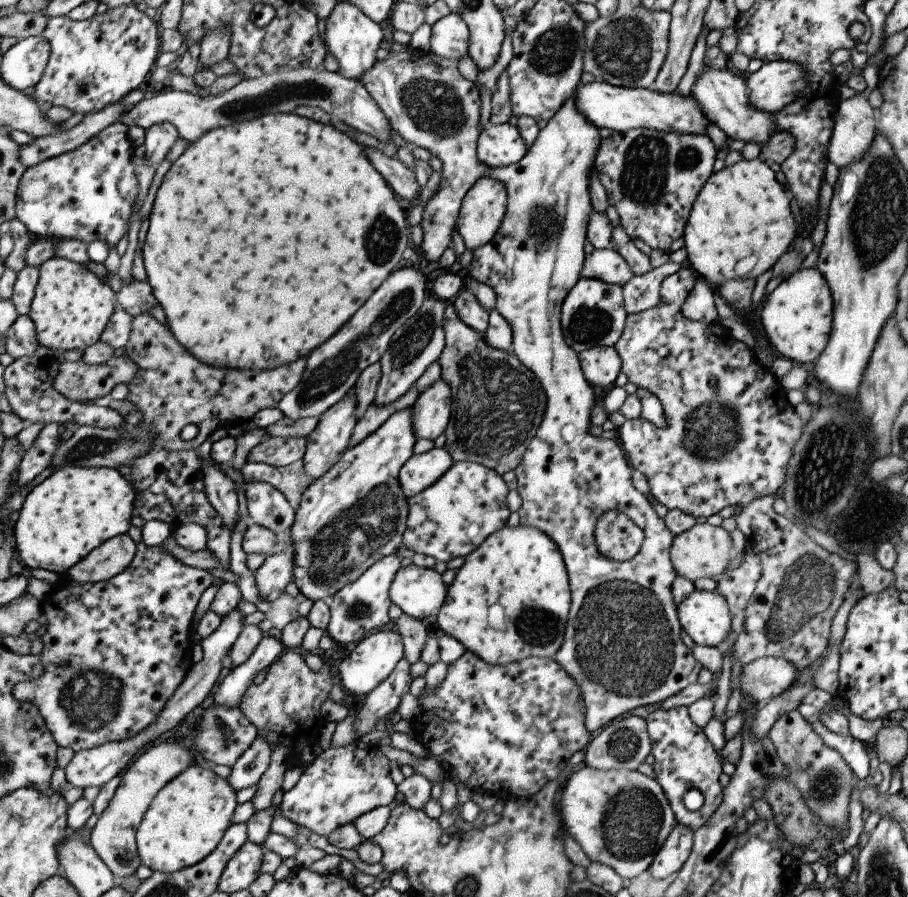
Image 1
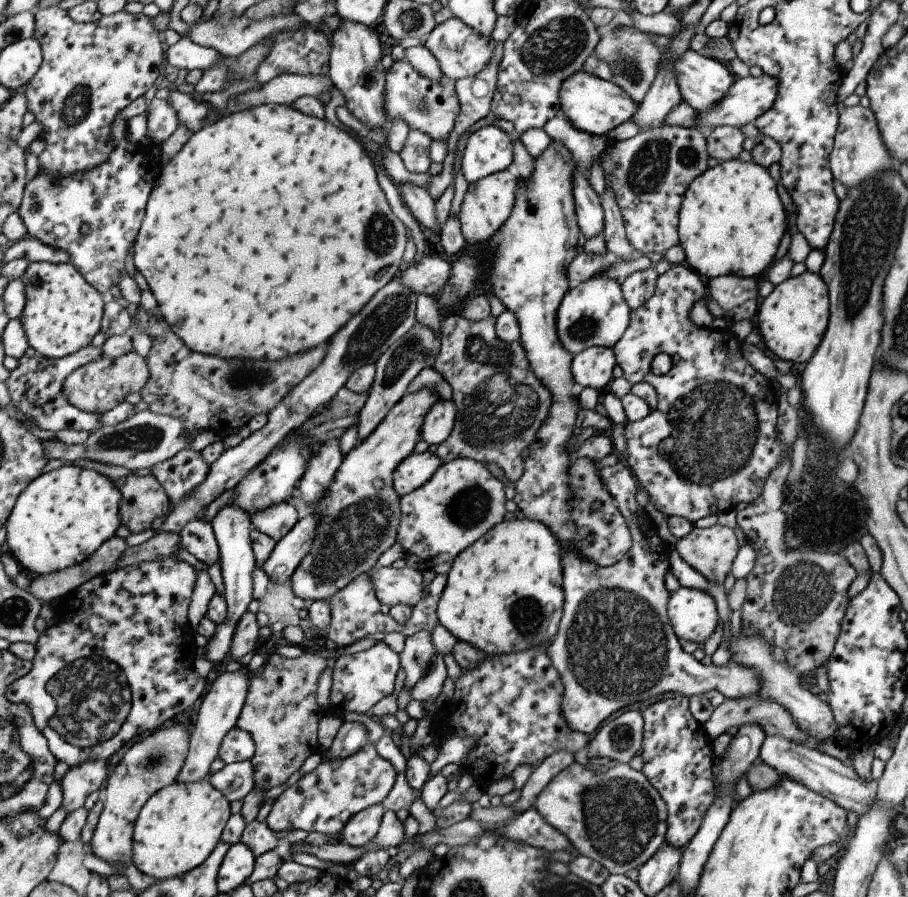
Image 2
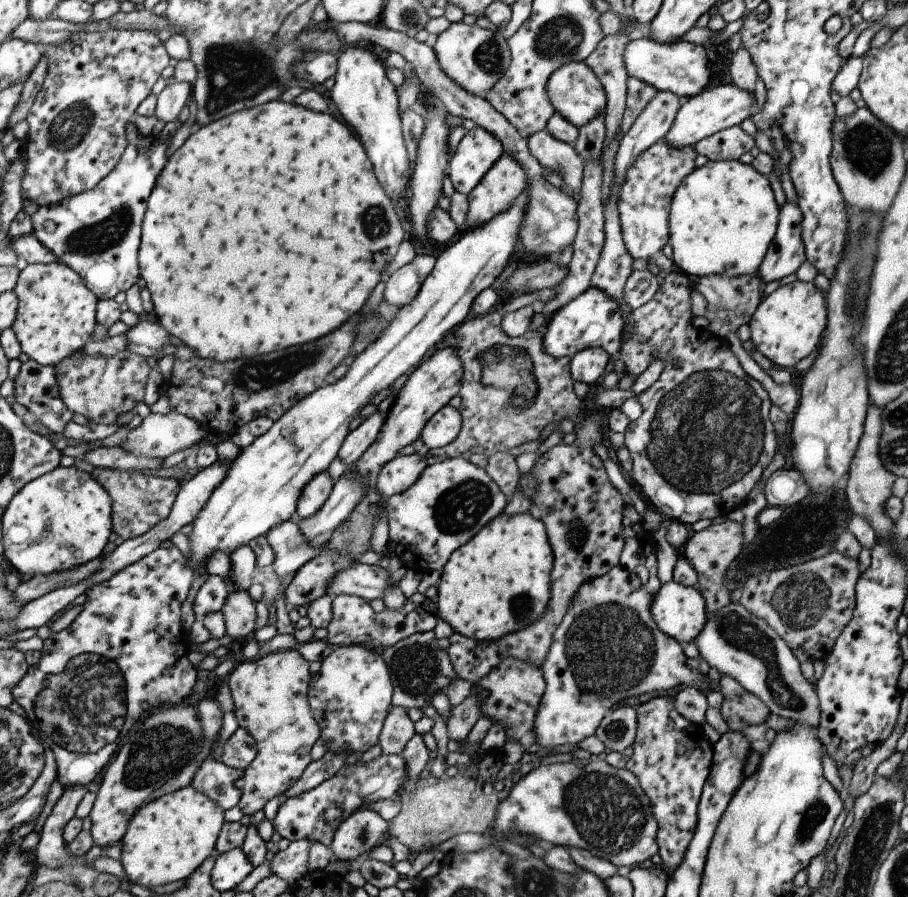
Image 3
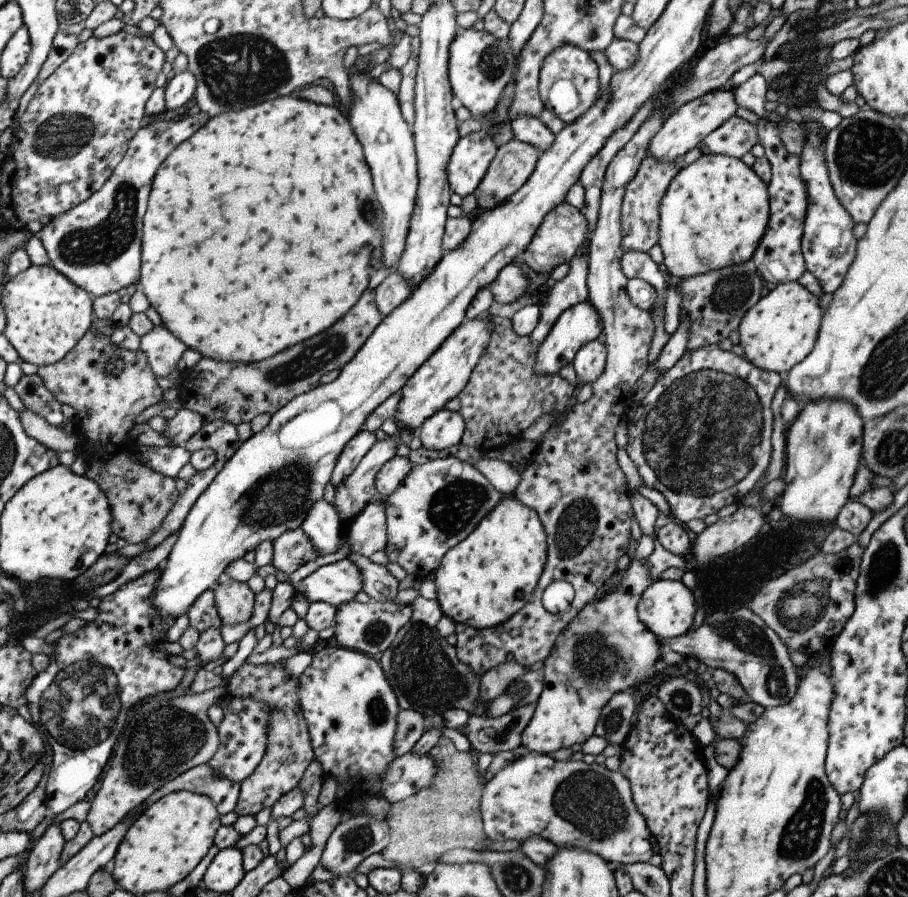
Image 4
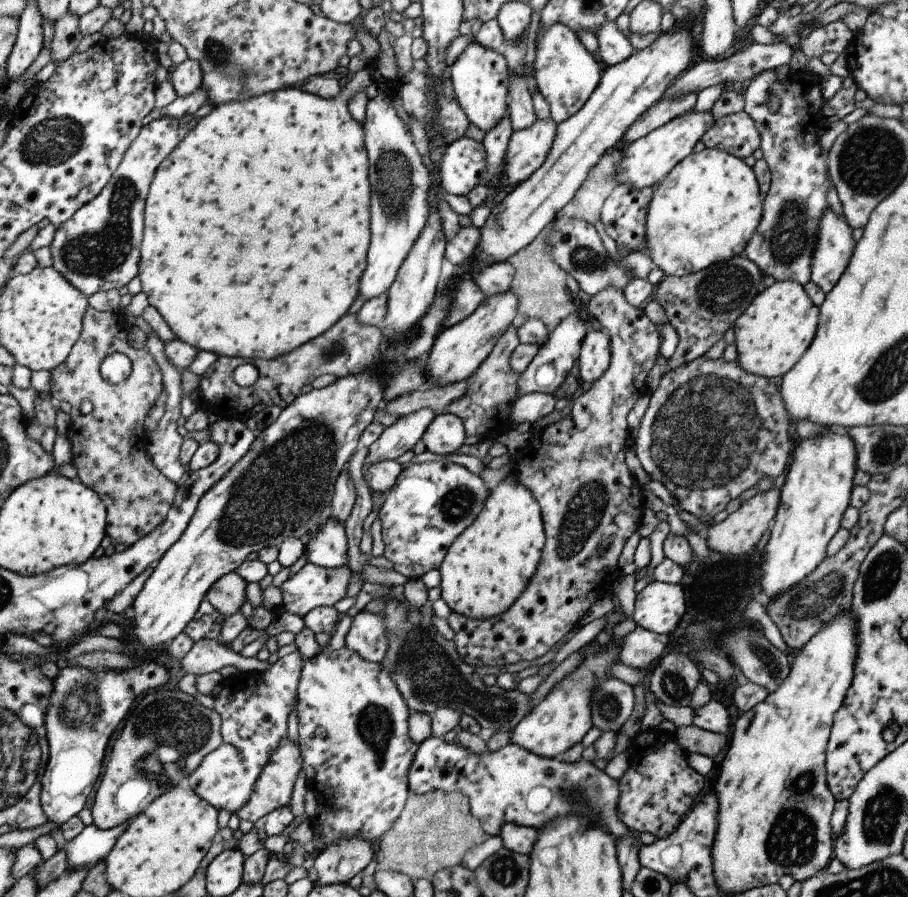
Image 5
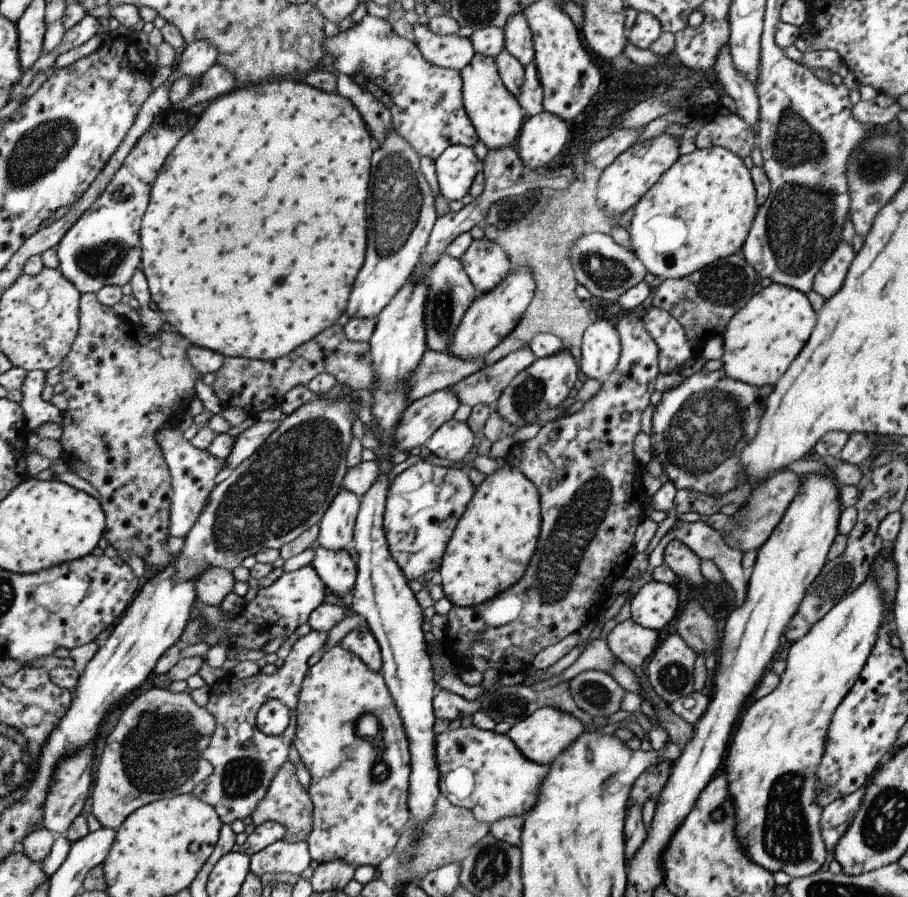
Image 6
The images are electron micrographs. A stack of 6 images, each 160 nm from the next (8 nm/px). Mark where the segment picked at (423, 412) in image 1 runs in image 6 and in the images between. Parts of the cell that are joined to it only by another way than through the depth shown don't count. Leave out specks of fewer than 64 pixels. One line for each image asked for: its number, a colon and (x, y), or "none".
2: (438, 422)
3: (440, 429)
4: (444, 428)
5: (444, 435)
6: (453, 440)

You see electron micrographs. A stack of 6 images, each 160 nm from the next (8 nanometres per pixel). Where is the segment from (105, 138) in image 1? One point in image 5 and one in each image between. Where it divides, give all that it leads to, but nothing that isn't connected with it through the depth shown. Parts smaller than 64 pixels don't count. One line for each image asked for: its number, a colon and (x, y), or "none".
2: (110, 199)
3: (96, 232)
4: (96, 244)
5: (97, 250)

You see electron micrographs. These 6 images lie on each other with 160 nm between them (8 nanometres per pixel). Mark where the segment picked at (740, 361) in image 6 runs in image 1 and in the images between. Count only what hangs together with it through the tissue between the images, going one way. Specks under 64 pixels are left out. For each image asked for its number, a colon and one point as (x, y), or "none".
1: (797, 315)
2: (791, 321)
3: (787, 324)
4: (778, 331)
5: (775, 329)

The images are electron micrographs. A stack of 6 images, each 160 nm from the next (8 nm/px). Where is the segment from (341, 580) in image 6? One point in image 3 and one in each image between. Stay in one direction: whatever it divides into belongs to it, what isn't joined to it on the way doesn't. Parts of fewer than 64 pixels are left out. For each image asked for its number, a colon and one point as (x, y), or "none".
3: (313, 494)
4: (321, 524)
5: (326, 547)

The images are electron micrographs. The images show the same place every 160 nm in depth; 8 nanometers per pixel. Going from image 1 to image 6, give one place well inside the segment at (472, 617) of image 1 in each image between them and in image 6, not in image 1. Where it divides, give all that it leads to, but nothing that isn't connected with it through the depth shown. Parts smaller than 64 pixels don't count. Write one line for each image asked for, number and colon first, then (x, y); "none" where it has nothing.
2: (503, 594)
3: (497, 583)
4: (487, 577)
5: (488, 565)
6: (495, 537)

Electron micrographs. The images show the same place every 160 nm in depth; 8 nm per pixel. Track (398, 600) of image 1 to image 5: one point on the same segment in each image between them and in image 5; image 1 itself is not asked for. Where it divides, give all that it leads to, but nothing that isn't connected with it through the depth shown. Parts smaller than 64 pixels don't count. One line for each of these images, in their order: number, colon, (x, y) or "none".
2: (403, 586)
3: (364, 581)
4: (336, 583)
5: (311, 586)

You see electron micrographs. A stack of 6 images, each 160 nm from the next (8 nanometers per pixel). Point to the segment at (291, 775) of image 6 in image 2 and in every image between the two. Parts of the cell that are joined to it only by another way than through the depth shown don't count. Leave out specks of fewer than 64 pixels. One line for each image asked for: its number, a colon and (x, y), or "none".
2: (279, 712)
3: (269, 696)
4: (288, 751)
5: (273, 789)

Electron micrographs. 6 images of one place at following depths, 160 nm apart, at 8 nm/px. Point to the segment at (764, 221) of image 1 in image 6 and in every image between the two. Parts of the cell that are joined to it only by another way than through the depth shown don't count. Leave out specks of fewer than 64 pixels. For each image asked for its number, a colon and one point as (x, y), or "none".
2: (730, 222)
3: (723, 216)
4: (714, 211)
5: (704, 211)
6: (701, 208)

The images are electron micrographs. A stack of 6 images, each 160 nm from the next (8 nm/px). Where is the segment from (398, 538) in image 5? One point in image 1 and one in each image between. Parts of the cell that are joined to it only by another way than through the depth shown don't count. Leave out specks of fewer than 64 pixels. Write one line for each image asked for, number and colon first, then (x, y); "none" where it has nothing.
1: (466, 504)
2: (461, 501)
3: (452, 499)
4: (438, 503)

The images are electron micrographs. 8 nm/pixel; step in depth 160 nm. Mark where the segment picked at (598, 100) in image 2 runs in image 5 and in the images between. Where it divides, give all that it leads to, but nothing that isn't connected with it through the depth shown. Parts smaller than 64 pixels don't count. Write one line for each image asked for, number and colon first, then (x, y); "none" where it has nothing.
3: (573, 90)
4: (567, 81)
5: (565, 74)

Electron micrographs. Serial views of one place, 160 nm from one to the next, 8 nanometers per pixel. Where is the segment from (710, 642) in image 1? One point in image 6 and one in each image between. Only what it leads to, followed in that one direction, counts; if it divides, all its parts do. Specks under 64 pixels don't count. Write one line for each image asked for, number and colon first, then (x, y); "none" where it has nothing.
2: (691, 613)
3: (679, 611)
4: (666, 608)
5: (659, 607)
6: (652, 607)

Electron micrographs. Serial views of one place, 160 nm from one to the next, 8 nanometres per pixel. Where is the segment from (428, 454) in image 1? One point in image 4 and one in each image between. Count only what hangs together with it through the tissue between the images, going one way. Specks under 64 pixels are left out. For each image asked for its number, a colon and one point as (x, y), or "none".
2: (413, 471)
3: (395, 476)
4: (391, 473)

